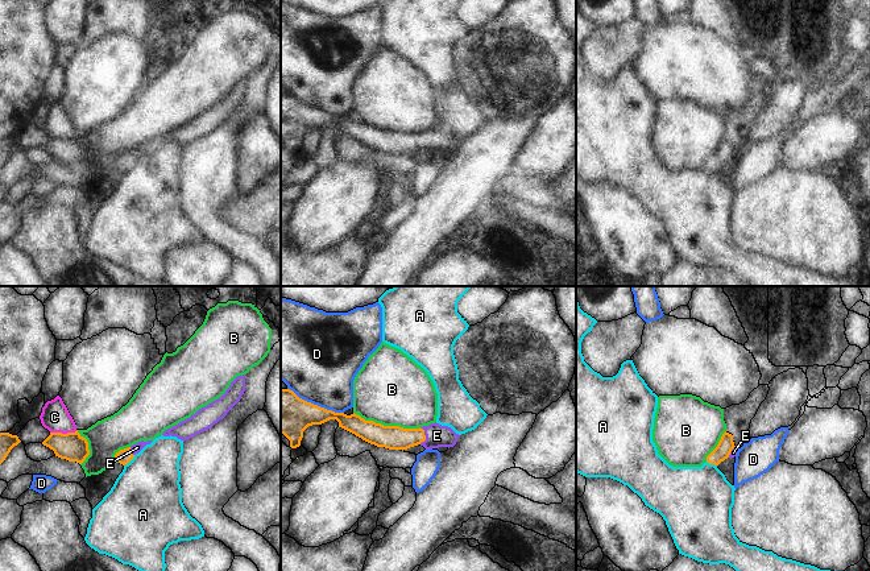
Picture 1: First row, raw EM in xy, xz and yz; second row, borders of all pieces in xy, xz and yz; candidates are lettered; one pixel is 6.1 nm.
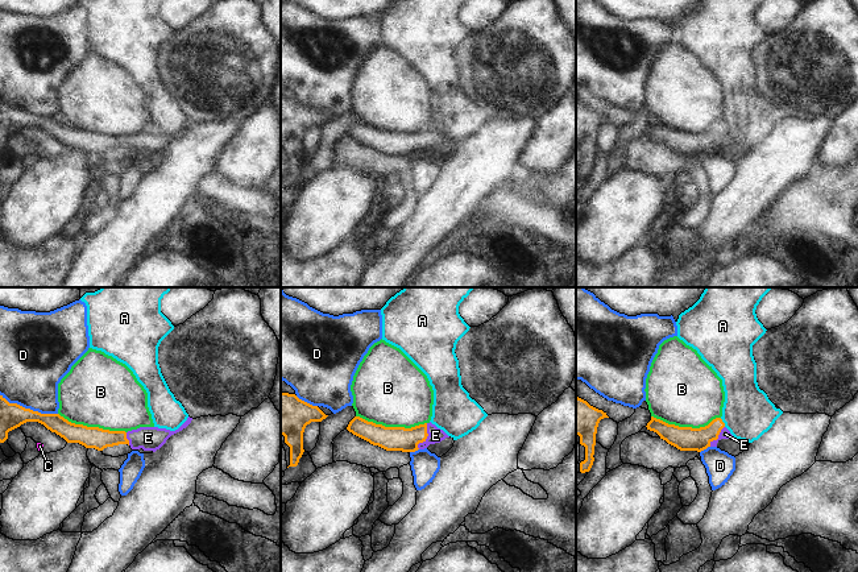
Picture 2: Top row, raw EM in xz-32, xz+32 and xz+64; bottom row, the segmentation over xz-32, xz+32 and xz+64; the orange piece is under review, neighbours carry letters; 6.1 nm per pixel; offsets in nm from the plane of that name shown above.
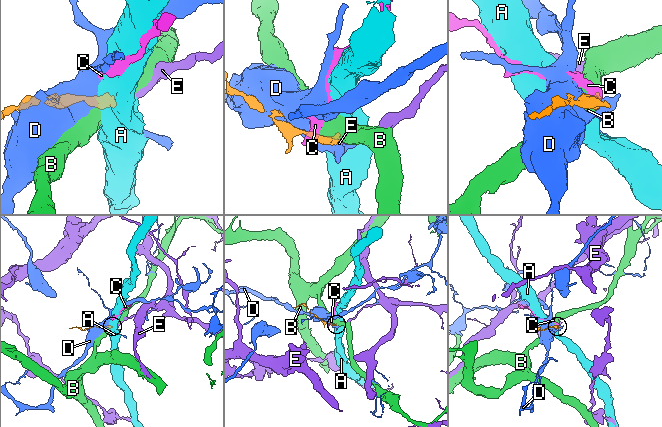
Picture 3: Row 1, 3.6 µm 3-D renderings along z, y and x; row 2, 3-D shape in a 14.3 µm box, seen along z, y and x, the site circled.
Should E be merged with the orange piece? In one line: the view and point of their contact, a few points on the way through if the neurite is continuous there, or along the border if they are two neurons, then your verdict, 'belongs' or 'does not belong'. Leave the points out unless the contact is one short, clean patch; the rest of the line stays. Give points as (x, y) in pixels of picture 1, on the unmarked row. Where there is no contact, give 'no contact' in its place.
contact xz (425, 141); way xz (390, 141), (425, 141), (436, 140); belongs

